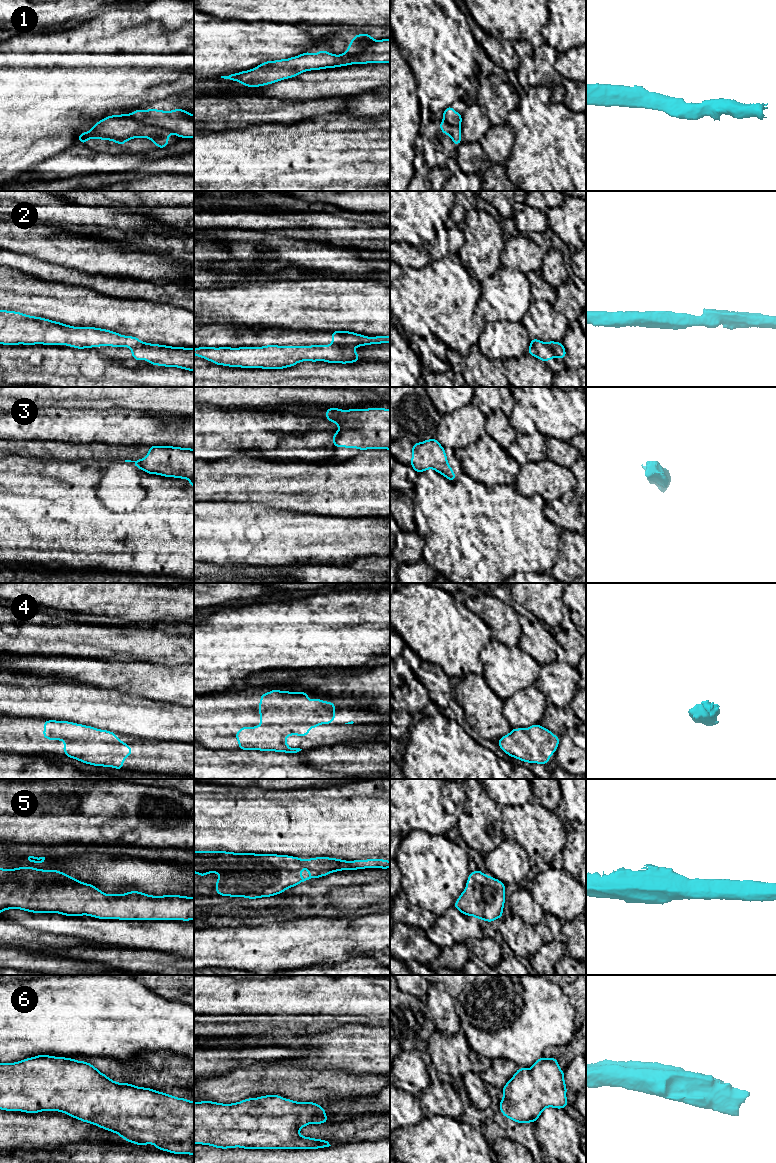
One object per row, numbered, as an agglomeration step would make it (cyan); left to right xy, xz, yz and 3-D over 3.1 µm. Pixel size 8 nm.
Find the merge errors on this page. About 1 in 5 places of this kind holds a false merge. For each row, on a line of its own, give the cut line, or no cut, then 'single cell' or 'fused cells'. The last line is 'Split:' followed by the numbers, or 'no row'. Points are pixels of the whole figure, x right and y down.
1: cut xy (130, 114), (144, 124), (160, 126), (170, 131); fused cells
2: cut none; single cell
3: cut none; single cell
4: cut none; single cell
5: cut none; single cell
6: cut none; single cell
Split: 1

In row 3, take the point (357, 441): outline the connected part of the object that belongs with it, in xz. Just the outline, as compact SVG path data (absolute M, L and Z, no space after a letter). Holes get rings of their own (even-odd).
M326 409L326 420L340 428L333 434L334 447L390 450L390 409Z

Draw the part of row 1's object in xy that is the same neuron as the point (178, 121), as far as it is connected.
M157 109L134 110L131 115L144 125L164 128L181 138L194 138L194 115L184 109L174 109L169 112Z

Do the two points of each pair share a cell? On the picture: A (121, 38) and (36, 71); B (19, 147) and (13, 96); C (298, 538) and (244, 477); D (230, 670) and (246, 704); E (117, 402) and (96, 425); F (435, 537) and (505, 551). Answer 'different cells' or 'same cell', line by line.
A: same cell
B: same cell
C: different cells
D: different cells
E: different cells
F: same cell

